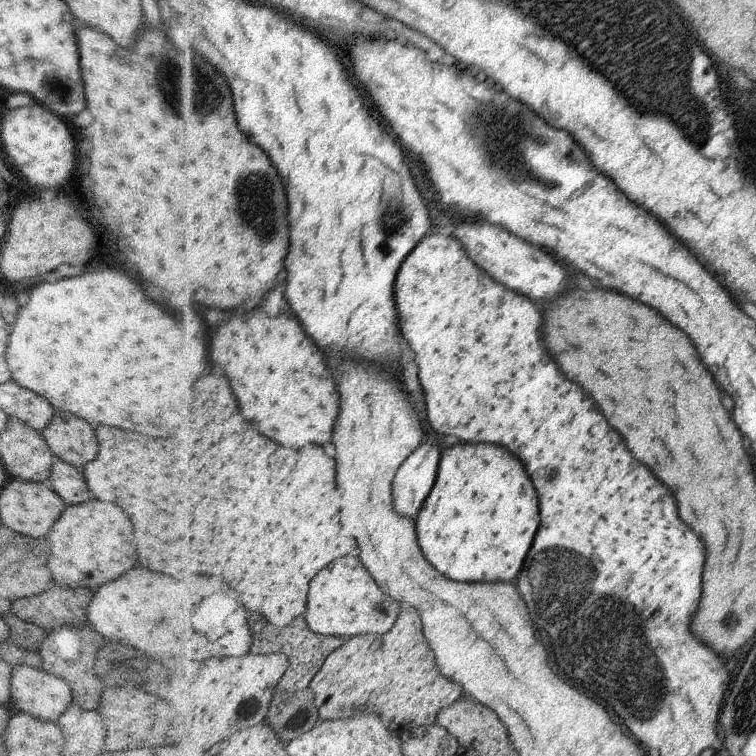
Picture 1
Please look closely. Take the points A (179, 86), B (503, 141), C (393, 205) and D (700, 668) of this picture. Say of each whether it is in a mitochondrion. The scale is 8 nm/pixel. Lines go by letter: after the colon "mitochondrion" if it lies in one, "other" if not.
A: mitochondrion
B: mitochondrion
C: mitochondrion
D: other

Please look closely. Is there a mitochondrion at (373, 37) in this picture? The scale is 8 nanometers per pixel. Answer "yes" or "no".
no

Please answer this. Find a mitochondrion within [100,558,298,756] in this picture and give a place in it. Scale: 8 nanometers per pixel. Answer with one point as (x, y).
(247, 710)

